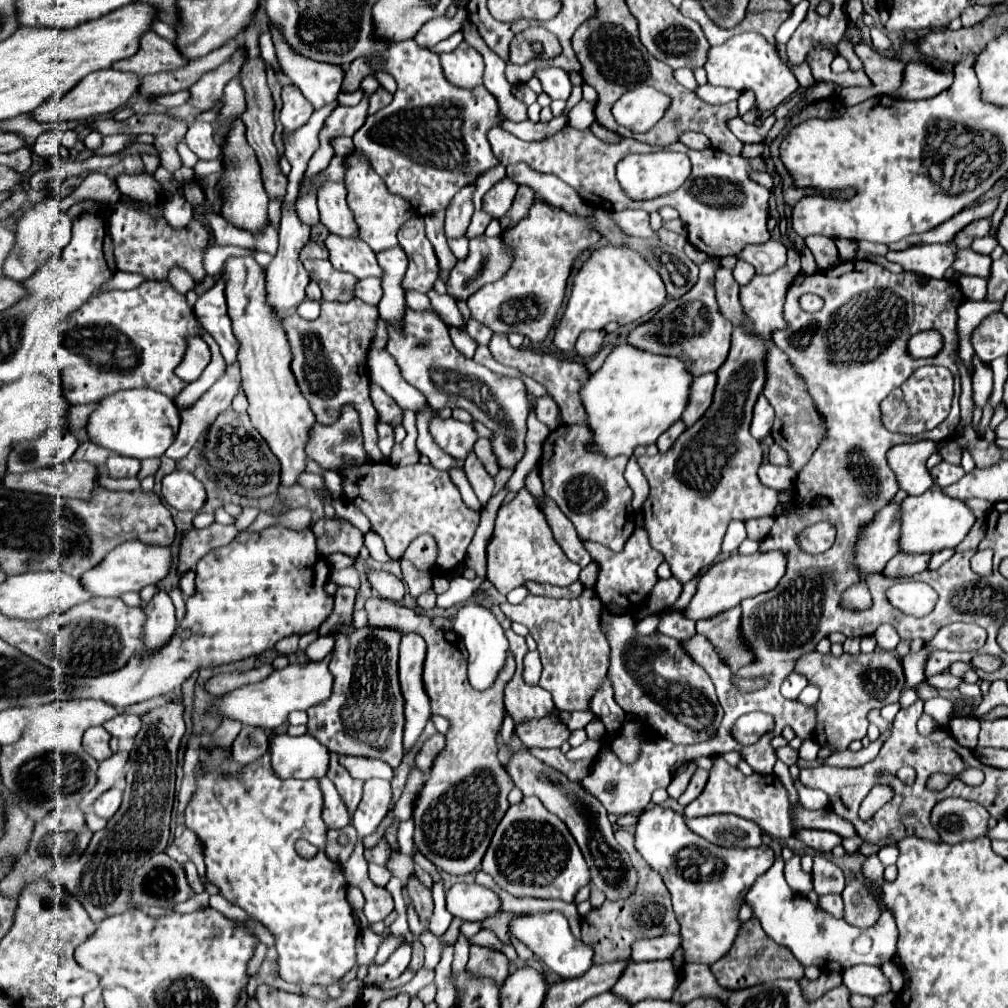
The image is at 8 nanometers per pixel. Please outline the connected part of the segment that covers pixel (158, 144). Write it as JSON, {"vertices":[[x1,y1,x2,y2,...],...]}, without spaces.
{"vertices":[[135,114,125,122,117,122,113,118,97,118,91,124,87,124,91,132,99,132,101,136,109,134,151,134,155,138,153,146,159,154,159,160,163,162,161,166,167,168,169,172,175,172,181,168,181,158,177,152,177,144,183,140,187,126,183,122,173,120,167,114]]}

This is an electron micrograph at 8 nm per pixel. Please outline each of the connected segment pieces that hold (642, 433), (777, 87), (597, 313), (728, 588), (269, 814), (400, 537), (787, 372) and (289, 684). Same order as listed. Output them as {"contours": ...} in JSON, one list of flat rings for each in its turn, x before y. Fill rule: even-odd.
{"contours":[[[627,342,619,344,581,388,581,400,587,408,589,428,595,438,591,450,603,452,605,456,623,454,631,458,635,446,655,444,671,424,681,420,689,404,693,380,695,376,681,358,651,354]],[[737,34,721,46,713,46,709,60,705,64,707,80,713,86,725,86,735,90,753,90,757,106,765,112,773,112,781,102,799,90,799,82,789,72,789,68,779,60,775,48,763,40,759,34]],[[607,244,593,252,593,256,583,264,581,272,575,276,573,292,561,322,555,328,553,342,559,350,571,352,577,336,583,330,601,330,607,322,631,324,665,302,665,286,661,276,635,252,619,254,619,248]],[[771,550,771,552,755,552,751,556,743,556,743,554,731,554,719,562,715,562,699,580,697,586,697,594,693,596,691,604,685,608,687,616,691,620,703,620,707,616,715,616,719,612,725,612,733,606,737,606,743,598,751,598,763,592,773,590,779,580,785,574,785,566,787,566,787,554,779,552,779,550]],[[211,748,203,752,199,764,205,768,205,774,197,778,197,790,185,808,185,826,193,830,203,844,207,880,219,888,225,900,243,908,273,932,279,952,279,972,287,982,319,984,323,988,339,982,355,964,355,936,359,936,359,926,345,900,347,884,341,866,331,862,325,854,327,826,321,818,323,794,319,780,277,778,271,768,269,750,243,766,233,760,231,750],[299,838,319,848,315,858,305,860,297,856,293,844]],[[420,462,407,468,391,468,389,464,383,464,383,468,369,468,369,464,363,464,359,468,345,468,341,476,345,498,371,520,373,532,383,538,389,558,401,560,407,546,421,532,427,532,439,546,439,570,449,572,465,560,467,546,479,526,481,514,463,502,447,472]],[[775,346,767,354,767,384,763,394,775,410,775,424,771,436,789,454,789,466,795,472,801,472,825,436,825,420,815,410,813,398,809,396,803,378,795,372,793,364,787,360,787,354,783,354]],[[327,660,289,664,283,670,275,670,267,680,261,680,259,684,247,684,221,696,219,700,215,700,215,710,227,718,241,720,243,724,273,730,283,722,287,722,289,712,309,710,311,706,325,702,331,696,331,688,333,688,333,674,329,672]]]}

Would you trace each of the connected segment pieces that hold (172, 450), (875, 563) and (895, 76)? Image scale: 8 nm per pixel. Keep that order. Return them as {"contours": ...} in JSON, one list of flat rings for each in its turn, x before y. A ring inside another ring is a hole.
{"contours":[[[239,362,227,364,225,374,187,410,181,412,181,428,175,442,167,448,165,456,179,460,193,446,197,446,199,436,205,432,207,424,211,424,223,410,231,406,231,400,241,392,241,374]],[[893,502,893,504,885,506,875,516,875,520,871,520,871,524,867,524,867,528,863,528,863,532,859,534,855,564,861,572,861,578,867,572,881,572,885,568,887,560,891,560,891,556,895,556,899,552,899,538,901,538,901,504]],[[857,44,855,46,857,56,863,60,863,70,871,80,869,88,861,90,843,90,841,100,845,106,855,106,867,98,873,96,893,96,901,82,903,82,903,60,891,60,883,54,879,54,871,44]]]}

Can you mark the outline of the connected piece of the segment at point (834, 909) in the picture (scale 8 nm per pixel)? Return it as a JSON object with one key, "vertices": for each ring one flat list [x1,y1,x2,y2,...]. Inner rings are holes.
{"vertices":[[821,896,819,898,819,904,831,916,843,918,843,900,841,900,841,896]]}

